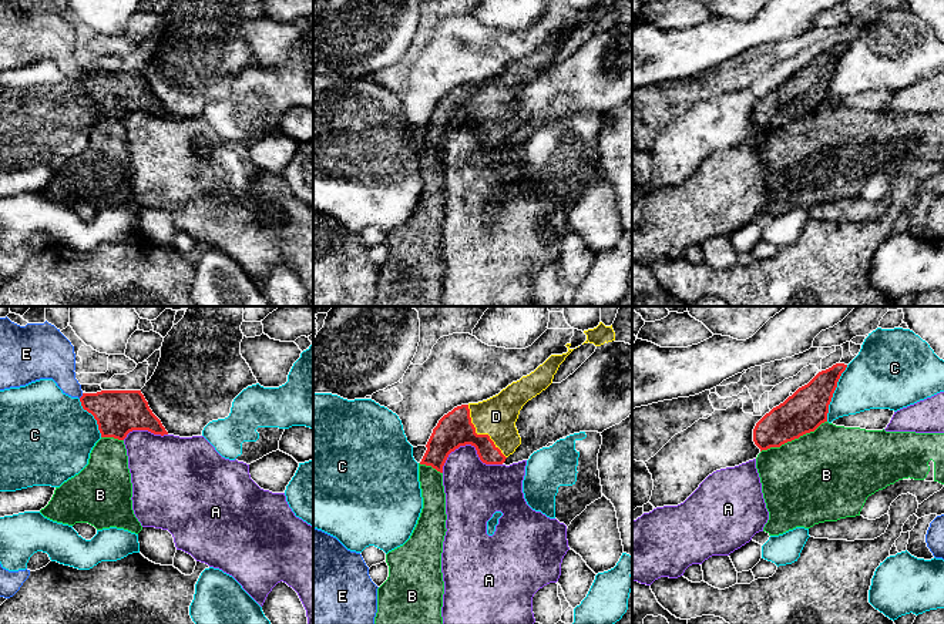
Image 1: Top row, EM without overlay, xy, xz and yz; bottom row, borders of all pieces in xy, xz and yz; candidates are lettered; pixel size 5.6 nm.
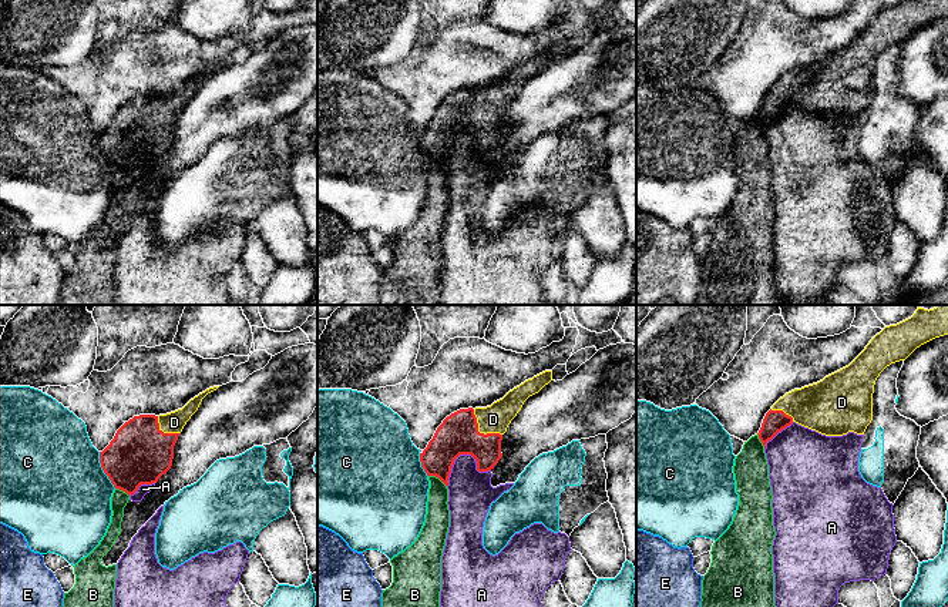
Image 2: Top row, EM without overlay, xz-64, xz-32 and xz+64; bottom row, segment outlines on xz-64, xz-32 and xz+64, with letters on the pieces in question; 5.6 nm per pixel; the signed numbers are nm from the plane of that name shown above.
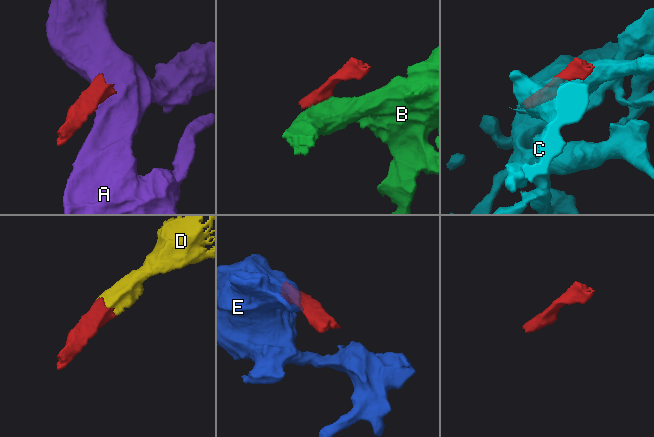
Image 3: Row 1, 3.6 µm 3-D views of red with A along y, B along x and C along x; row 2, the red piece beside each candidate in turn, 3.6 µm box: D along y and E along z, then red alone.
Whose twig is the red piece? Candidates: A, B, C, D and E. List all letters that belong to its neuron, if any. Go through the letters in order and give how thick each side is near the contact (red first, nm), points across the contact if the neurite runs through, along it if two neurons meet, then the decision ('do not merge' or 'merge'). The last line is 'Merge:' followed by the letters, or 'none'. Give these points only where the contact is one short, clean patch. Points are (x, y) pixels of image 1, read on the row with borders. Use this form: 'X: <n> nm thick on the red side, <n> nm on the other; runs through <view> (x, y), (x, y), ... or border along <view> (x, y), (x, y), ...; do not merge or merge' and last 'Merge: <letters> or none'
A: 200 nm thick on the red side, 320 nm on the other; do not merge
B: 240 nm thick on the red side, 500 nm on the other; border along yz (826, 420), (813, 430), (761, 452); do not merge
C: 240 nm thick on the red side, 340 nm on the other; do not merge
D: 200 nm thick on the red side, 220 nm on the other; runs through xz (454, 429), (473, 429), (480, 435), (496, 416); merge
E: 260 nm thick on the red side, 220 nm on the other; do not merge
Merge: D

